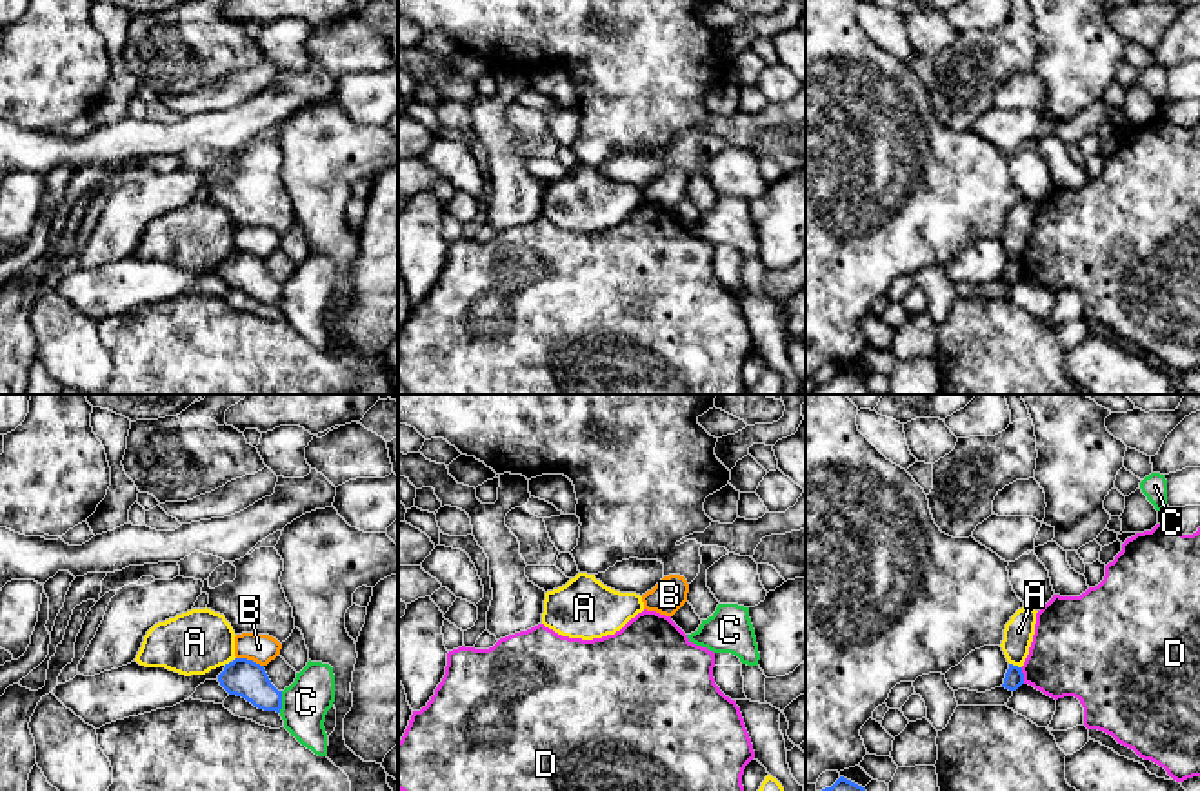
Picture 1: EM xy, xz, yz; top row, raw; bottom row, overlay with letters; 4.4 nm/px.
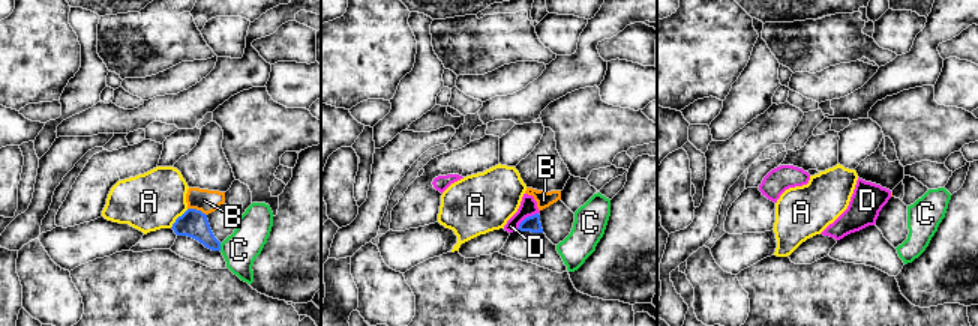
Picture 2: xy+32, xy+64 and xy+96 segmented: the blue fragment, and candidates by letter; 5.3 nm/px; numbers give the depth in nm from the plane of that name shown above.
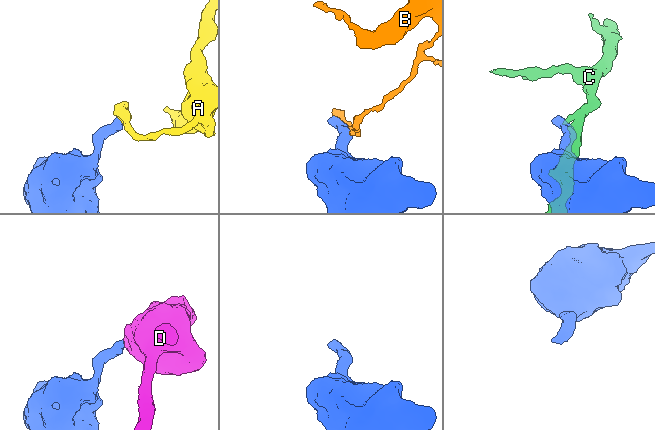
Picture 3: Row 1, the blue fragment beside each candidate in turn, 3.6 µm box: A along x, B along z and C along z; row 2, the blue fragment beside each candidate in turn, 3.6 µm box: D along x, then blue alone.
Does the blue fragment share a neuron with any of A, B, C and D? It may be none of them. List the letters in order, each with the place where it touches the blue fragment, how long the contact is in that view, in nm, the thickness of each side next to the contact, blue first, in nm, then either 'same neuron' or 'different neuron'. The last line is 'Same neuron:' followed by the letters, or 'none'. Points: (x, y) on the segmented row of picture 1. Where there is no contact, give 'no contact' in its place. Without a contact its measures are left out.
A: meets blue in yz at (1015, 666); contact 60 nm long; 80 nm thick on the blue side, 130 nm on the other; different neuron
B: meets blue in xy at (250, 660); contact 130 nm long; 170 nm thick on the blue side, 130 nm on the other; different neuron
C: meets blue in xy at (280, 702); contact 100 nm long; 170 nm thick on the blue side, 200 nm on the other; different neuron
D: meets blue in yz at (1022, 675); contact 70 nm long; 80 nm thick on the blue side, 380 nm on the other; different neuron
Same neuron: none

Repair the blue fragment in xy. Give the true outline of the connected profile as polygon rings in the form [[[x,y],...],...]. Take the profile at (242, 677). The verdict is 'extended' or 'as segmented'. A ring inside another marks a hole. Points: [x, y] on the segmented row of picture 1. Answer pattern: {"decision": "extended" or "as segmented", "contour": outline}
{"decision": "as segmented", "contour": [[[235,658],[225,664],[218,682],[229,695],[242,696],[258,709],[276,713],[282,709],[282,691],[271,684],[264,666],[253,660]]]}

